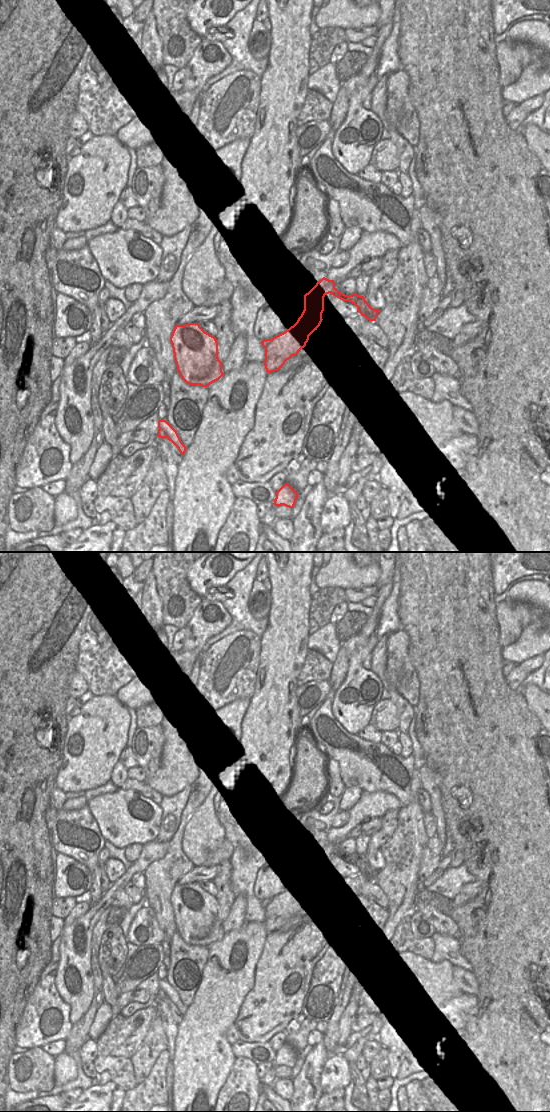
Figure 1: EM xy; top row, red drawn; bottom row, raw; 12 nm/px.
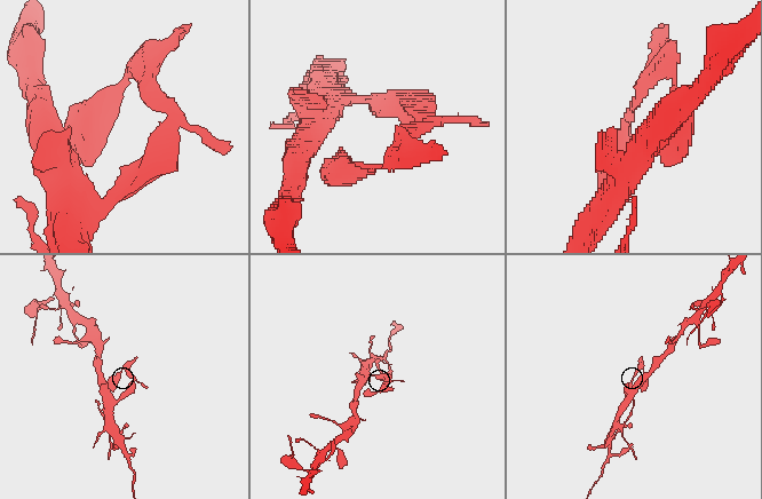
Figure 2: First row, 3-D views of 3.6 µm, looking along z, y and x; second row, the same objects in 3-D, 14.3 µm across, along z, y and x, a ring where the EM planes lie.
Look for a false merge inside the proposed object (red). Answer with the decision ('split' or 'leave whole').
split

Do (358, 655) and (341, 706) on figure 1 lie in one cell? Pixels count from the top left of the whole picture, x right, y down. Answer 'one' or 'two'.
one

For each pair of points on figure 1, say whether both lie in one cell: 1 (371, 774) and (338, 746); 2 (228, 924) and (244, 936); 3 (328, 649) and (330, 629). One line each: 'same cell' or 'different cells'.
1: same cell
2: different cells
3: same cell

